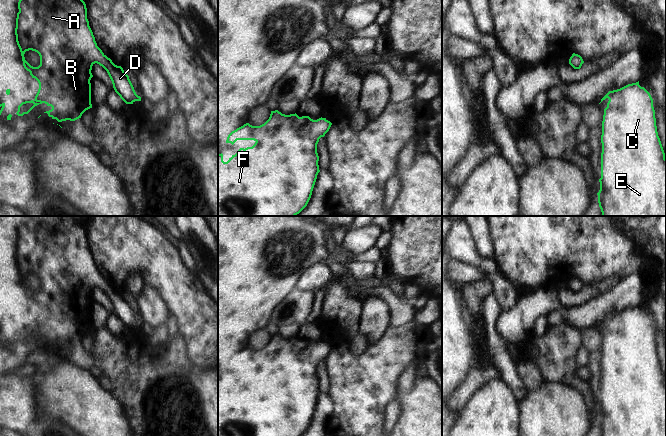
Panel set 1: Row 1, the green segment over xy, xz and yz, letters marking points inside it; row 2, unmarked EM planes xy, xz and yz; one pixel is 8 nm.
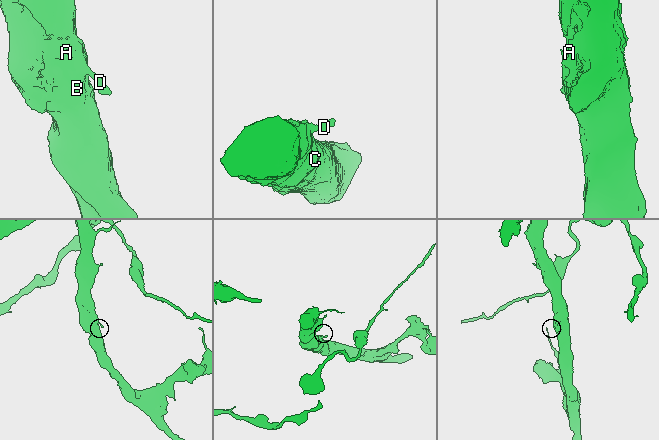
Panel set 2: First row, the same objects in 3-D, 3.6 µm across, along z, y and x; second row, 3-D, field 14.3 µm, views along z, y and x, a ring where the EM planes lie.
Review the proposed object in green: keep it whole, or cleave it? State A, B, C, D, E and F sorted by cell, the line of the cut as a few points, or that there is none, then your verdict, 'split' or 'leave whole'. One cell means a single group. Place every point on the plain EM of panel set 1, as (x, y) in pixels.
A B C D E F | no cut | leave whole

